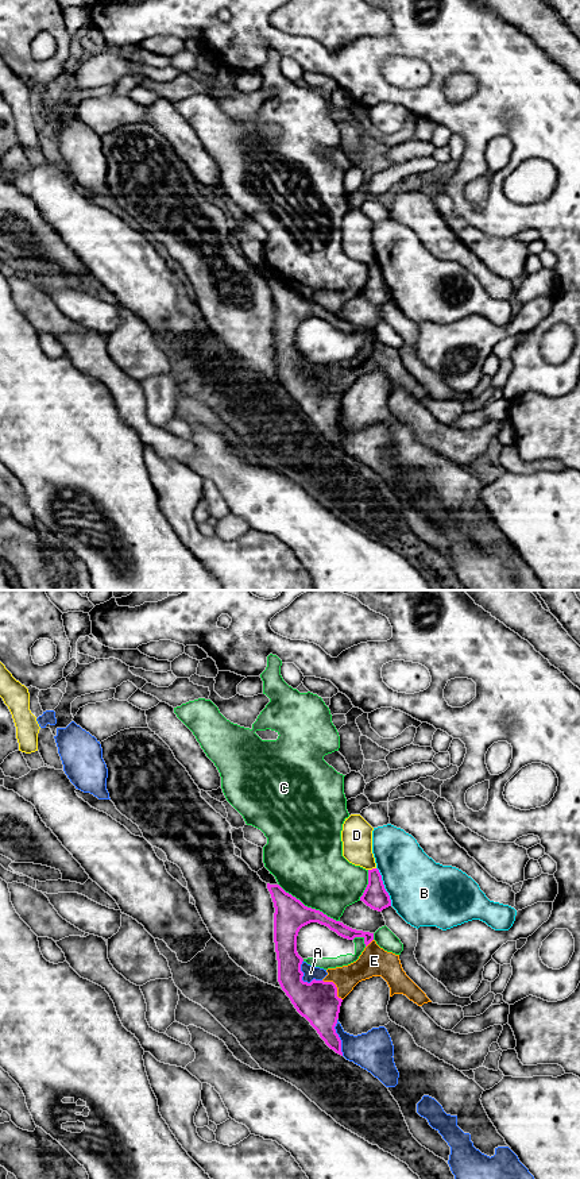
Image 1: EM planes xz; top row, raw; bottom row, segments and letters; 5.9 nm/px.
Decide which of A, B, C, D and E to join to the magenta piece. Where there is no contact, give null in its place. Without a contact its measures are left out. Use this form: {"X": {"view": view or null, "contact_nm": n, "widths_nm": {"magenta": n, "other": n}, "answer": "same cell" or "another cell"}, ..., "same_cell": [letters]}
{"A": {"view": "xz", "contact_nm": 170, "widths_nm": {"magenta": 240, "other": 90}, "answer": "another cell"}, "B": {"view": "xz", "contact_nm": 240, "widths_nm": {"magenta": 140, "other": 400}, "answer": "another cell"}, "C": {"view": "xz", "contact_nm": 440, "widths_nm": {"magenta": 190, "other": 400}, "answer": "another cell"}, "D": {"view": "xz", "contact_nm": 50, "widths_nm": {"magenta": 140, "other": 190}, "answer": "another cell"}, "E": {"view": "xz", "contact_nm": 170, "widths_nm": {"magenta": 240, "other": 160}, "answer": "same cell"}, "same_cell": ["E"]}

